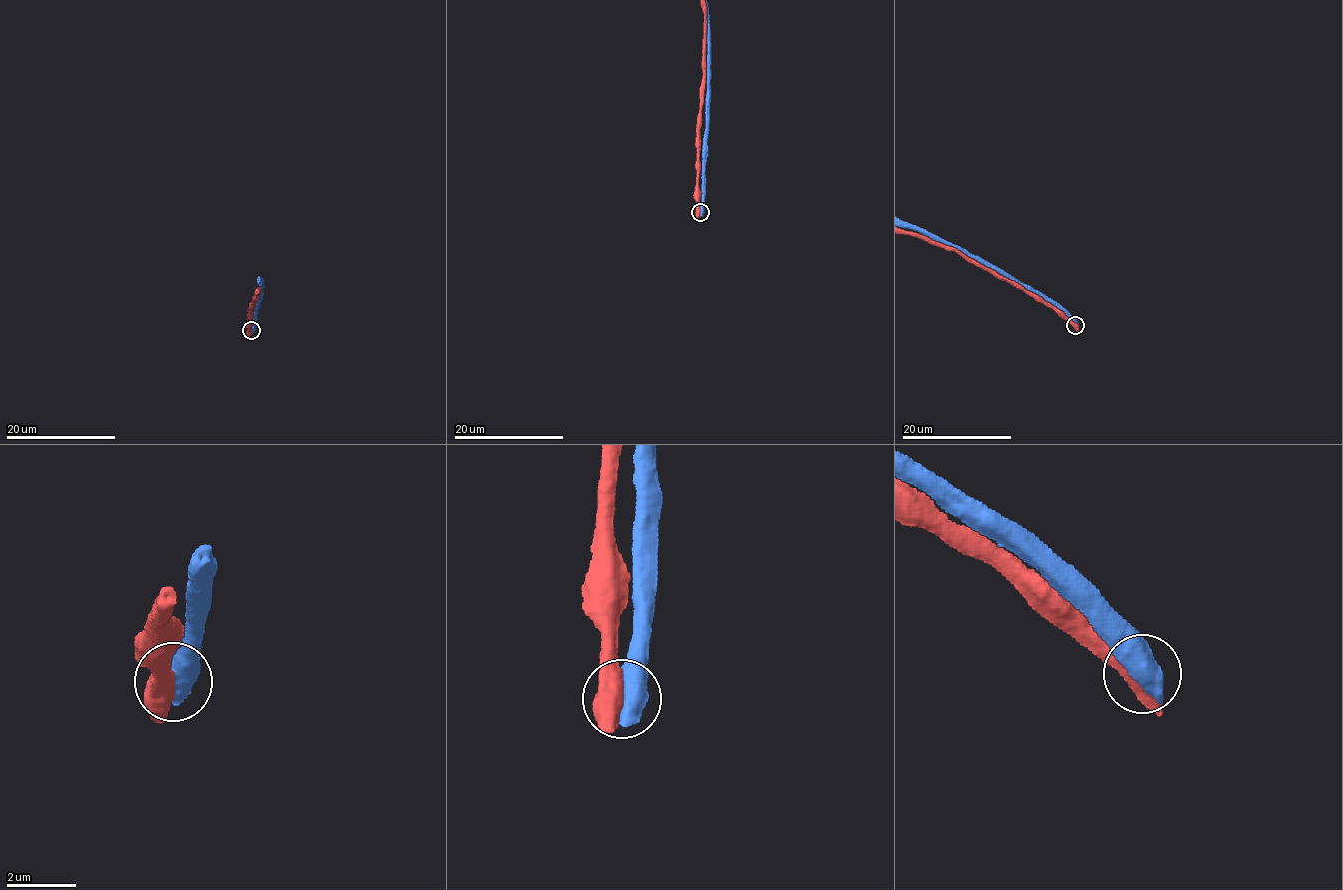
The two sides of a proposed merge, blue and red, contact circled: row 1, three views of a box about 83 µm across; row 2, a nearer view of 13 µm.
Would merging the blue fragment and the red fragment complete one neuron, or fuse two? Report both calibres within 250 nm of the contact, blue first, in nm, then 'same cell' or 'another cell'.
750/550 nm | another cell

